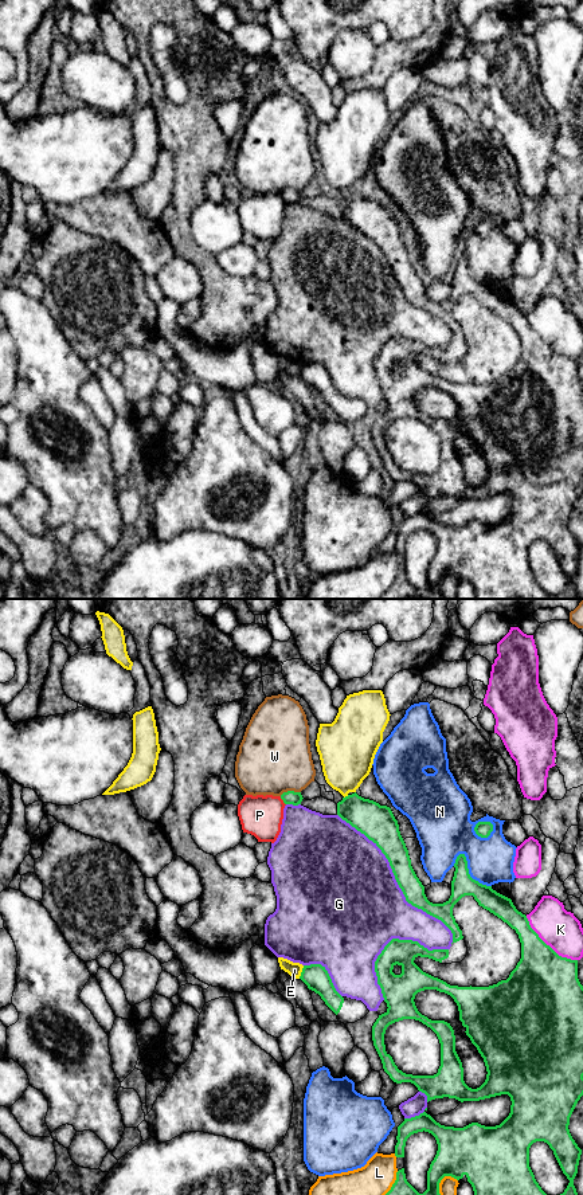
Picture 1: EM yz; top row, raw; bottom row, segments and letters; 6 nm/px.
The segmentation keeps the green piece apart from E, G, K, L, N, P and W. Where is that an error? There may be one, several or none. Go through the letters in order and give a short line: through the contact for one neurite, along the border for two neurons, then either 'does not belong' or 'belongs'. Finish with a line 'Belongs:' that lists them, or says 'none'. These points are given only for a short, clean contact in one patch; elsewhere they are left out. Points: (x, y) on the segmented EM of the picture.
E: does not belong
G: does not belong
K: does not belong
L: does not belong
N: does not belong
P: line yz (280, 796), (285, 804); does not belong
W: line yz (300, 791), (284, 791), (280, 795); does not belong
Belongs: none

